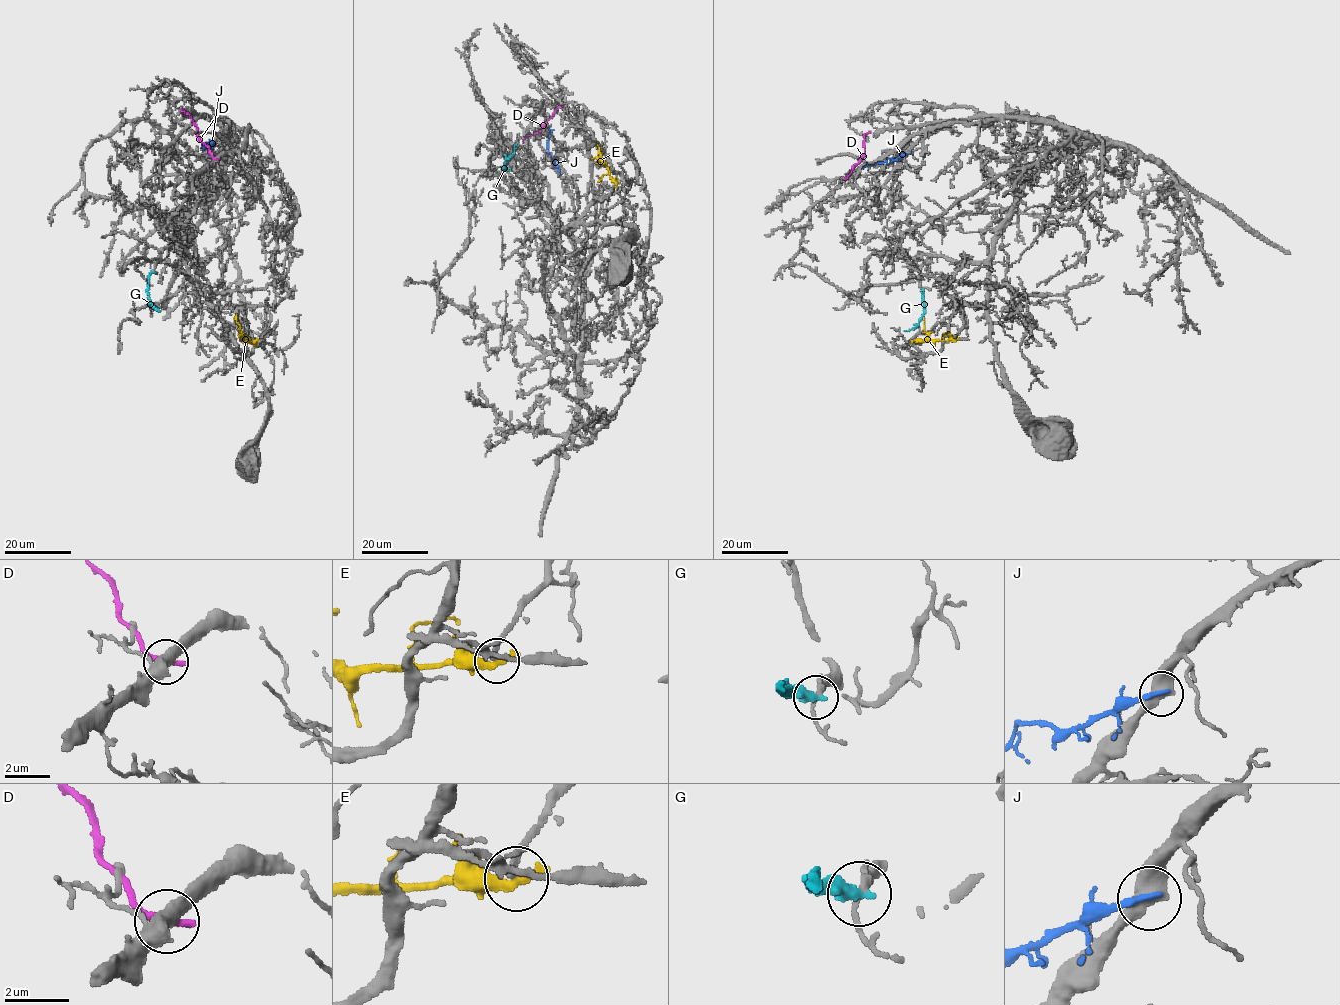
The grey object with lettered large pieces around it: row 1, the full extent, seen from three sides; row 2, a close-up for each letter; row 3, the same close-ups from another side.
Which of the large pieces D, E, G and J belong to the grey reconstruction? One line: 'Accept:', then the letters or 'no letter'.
Accept: G

